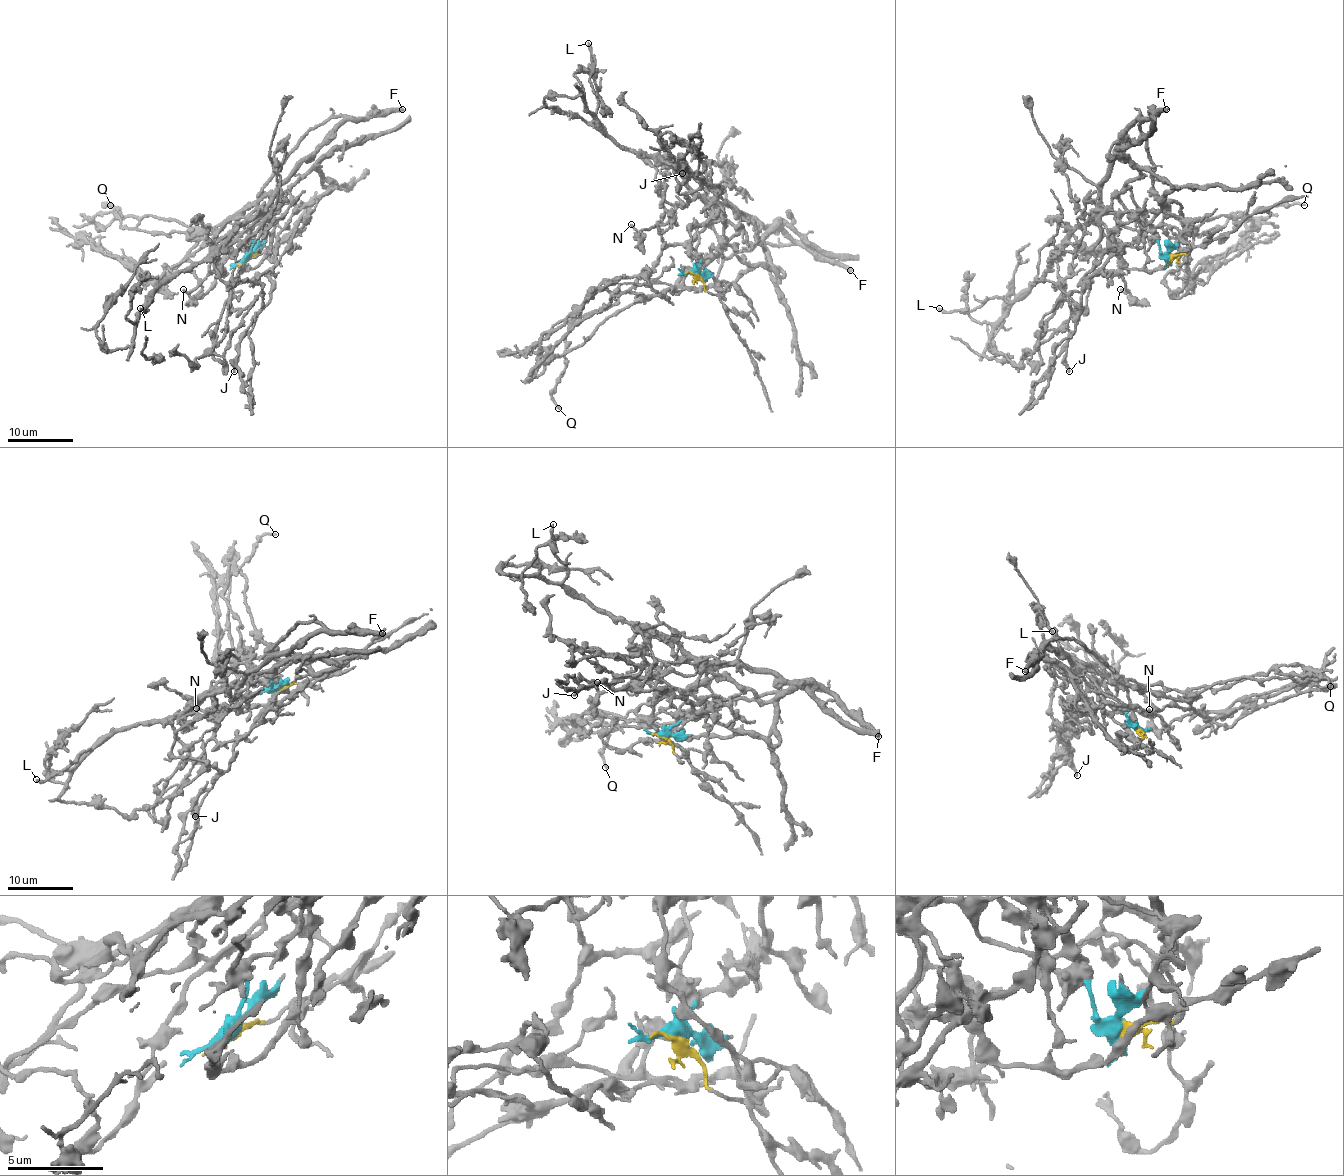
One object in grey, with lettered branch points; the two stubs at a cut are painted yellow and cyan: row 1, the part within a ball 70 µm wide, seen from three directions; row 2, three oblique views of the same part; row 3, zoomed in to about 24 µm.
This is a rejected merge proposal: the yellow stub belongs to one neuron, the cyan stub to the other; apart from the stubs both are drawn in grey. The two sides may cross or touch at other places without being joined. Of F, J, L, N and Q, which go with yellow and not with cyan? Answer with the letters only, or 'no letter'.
J, Q

